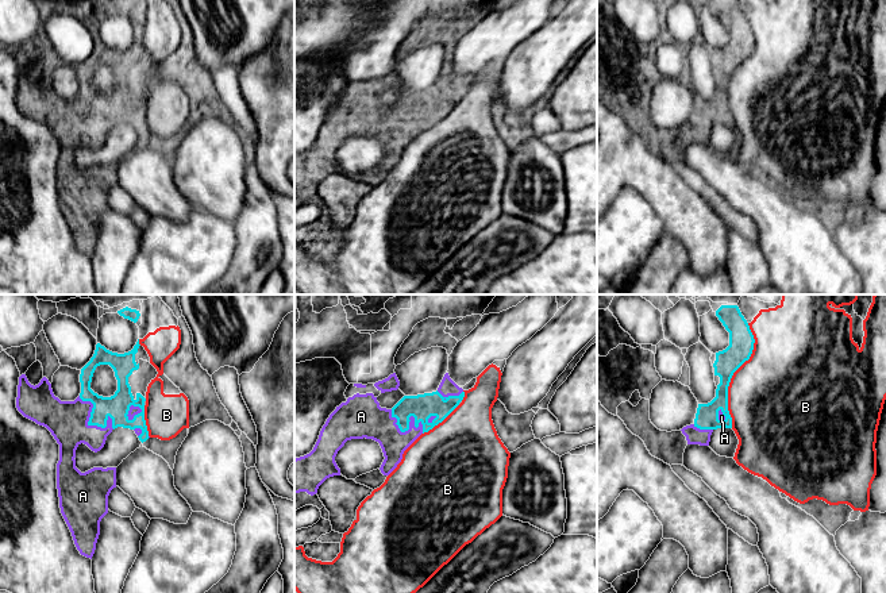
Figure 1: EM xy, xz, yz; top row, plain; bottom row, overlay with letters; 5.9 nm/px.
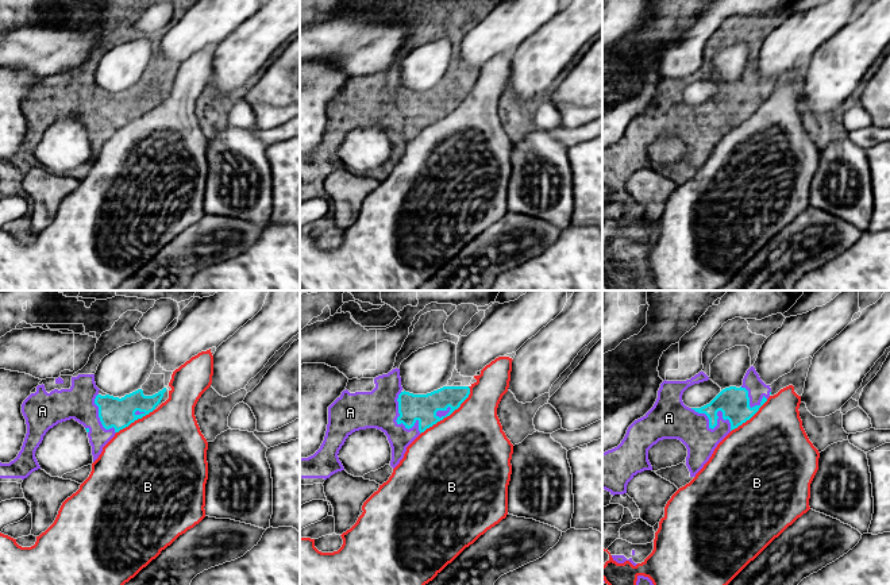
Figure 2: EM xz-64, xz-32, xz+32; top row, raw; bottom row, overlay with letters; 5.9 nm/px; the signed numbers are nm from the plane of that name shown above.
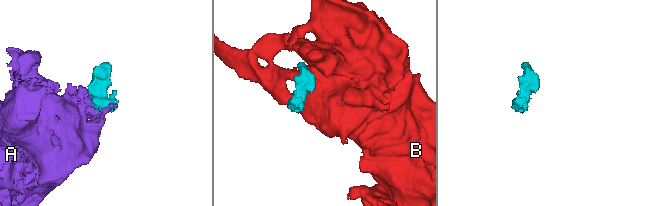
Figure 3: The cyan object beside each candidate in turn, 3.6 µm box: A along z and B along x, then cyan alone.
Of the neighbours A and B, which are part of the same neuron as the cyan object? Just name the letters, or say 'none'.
A

